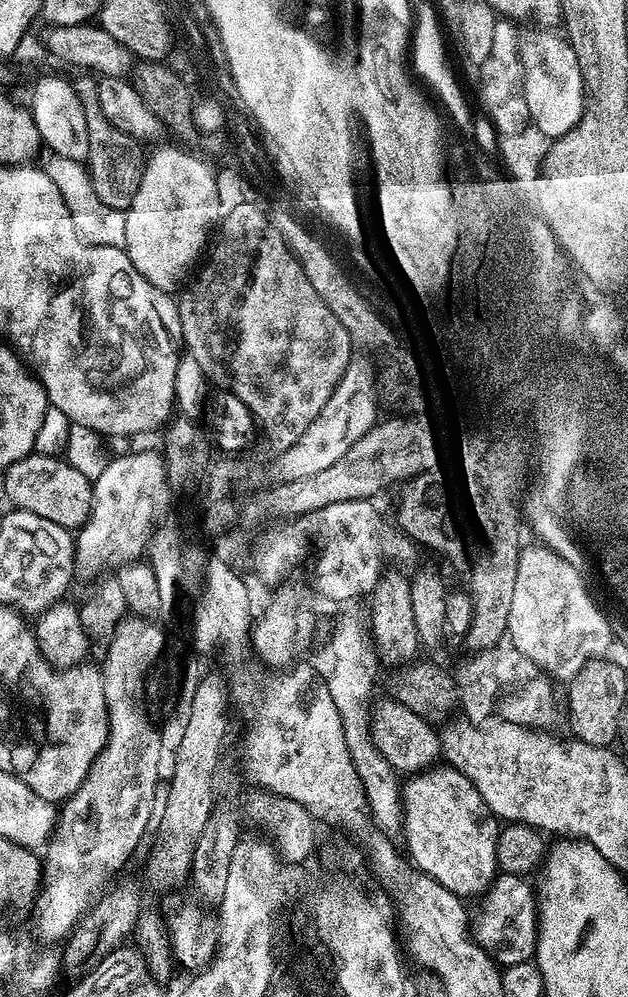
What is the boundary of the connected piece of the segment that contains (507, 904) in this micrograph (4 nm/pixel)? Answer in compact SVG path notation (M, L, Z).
M500 872L484 889L480 900L476 904L476 909L470 912L470 935L474 943L479 948L493 950L492 948L512 948L513 961L531 961L536 951L536 898L534 888L531 883L520 880L521 878L514 872Z

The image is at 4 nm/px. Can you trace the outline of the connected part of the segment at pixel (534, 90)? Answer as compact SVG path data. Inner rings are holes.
M539 27L532 30L524 38L521 37L518 46L518 57L524 84L522 102L525 102L531 116L529 119L539 133L561 134L573 129L582 114L584 85L580 66L578 66L578 58L576 58L573 46L561 33L553 29Z

